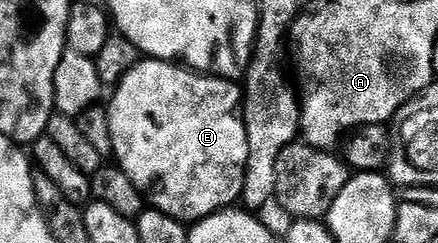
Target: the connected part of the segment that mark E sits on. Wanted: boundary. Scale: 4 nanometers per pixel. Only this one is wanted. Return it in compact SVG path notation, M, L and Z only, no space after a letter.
M141 58L138 59L134 68L121 79L120 84L112 89L112 92L113 101L107 104L107 111L111 122L111 142L113 143L113 156L115 157L116 167L125 171L127 178L131 178L131 182L135 182L135 186L139 189L141 195L145 197L152 207L158 208L160 212L176 220L196 222L236 205L240 201L245 167L247 166L247 130L240 113L243 92L234 81L195 72L177 62Z

